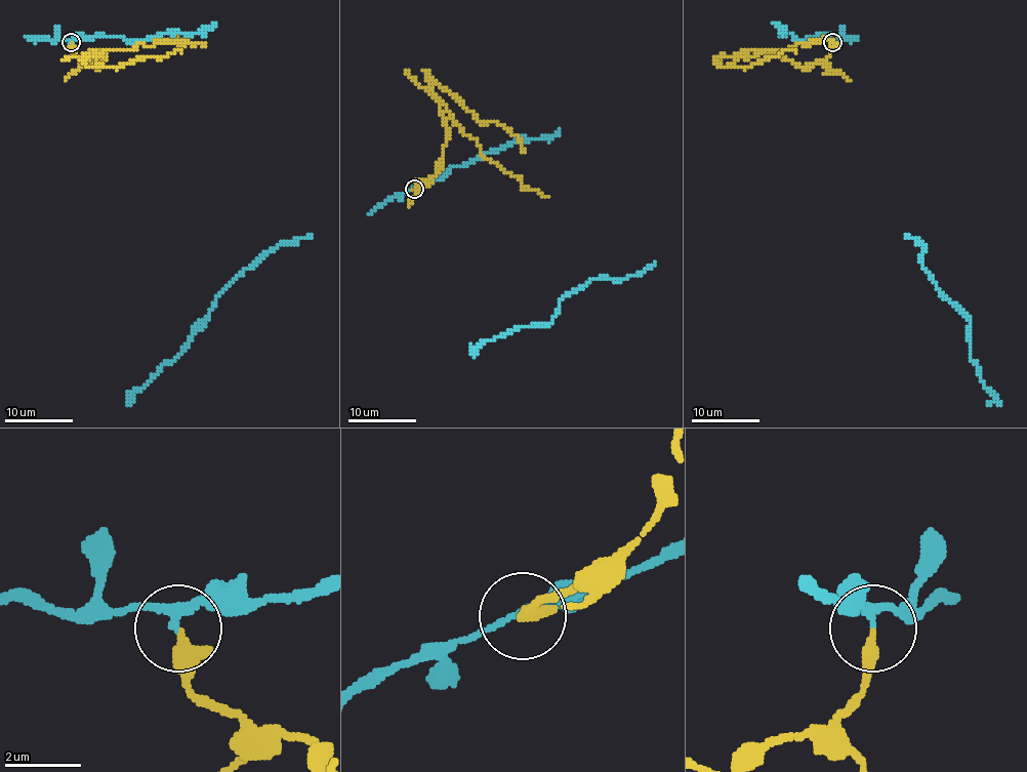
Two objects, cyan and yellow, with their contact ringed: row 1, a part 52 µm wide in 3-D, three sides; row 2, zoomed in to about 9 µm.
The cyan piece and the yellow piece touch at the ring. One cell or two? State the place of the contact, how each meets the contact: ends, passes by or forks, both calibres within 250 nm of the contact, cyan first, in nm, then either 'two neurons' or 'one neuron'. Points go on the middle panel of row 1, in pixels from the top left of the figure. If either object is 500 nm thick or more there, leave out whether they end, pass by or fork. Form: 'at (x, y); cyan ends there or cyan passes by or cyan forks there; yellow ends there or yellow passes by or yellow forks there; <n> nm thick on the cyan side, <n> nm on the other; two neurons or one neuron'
at (414, 189); cyan passes by; yellow ends there; 180 nm thick on the cyan side, 340 nm on the other; two neurons

